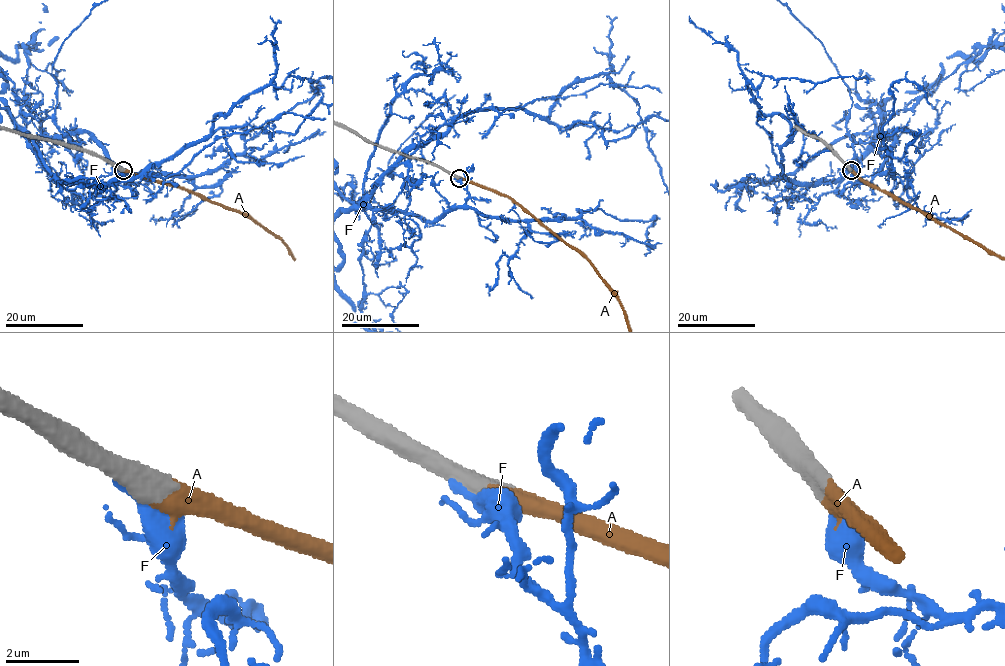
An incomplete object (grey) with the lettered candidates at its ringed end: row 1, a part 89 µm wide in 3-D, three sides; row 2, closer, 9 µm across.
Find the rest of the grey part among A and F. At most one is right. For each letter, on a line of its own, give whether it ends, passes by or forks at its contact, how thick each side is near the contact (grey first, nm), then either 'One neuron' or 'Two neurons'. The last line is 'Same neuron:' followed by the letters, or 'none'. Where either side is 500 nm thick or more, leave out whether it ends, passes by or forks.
A: Thickness 650 nm (grey) against 550 nm. One neuron
F: Thickness 750 nm (grey) against 320 nm. Two neurons
Same neuron: A

